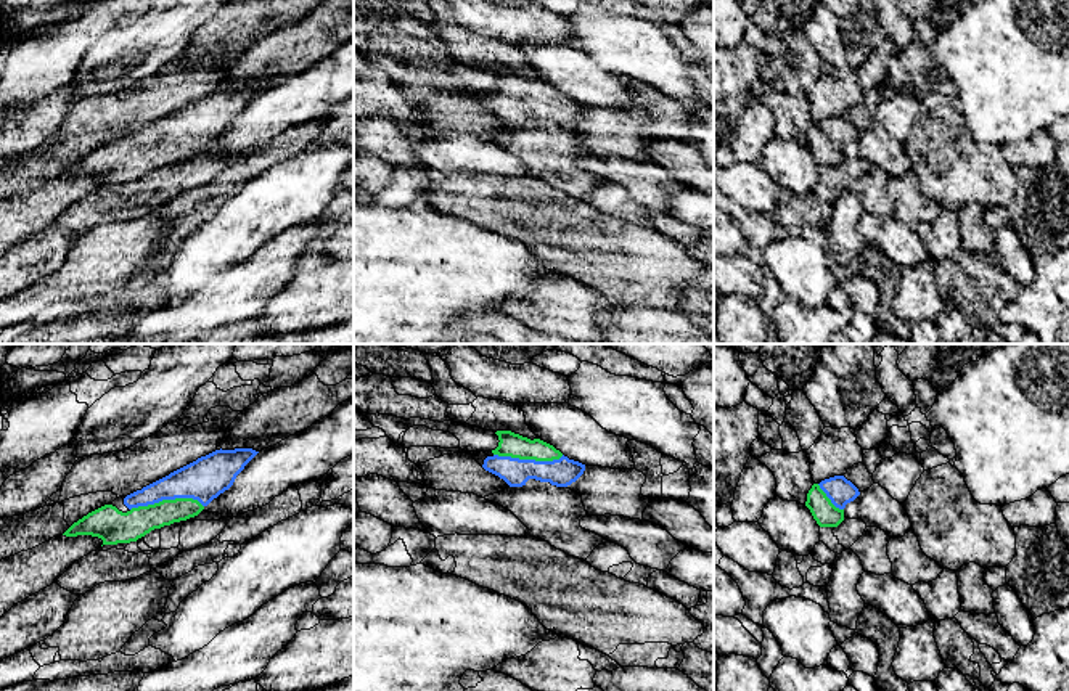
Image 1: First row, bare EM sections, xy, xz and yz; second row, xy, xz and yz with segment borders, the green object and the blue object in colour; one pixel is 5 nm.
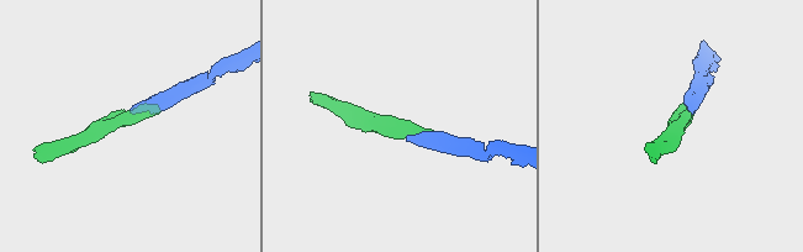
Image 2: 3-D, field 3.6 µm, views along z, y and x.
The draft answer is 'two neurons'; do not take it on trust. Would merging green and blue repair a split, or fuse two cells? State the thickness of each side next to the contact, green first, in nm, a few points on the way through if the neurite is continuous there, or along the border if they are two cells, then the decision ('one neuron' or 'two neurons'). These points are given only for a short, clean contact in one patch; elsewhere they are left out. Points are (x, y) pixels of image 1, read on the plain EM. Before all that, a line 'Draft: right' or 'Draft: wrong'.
Draft: wrong
160/220 nm | across xy (124, 167), (135, 164), (166, 140), (179, 137), (204, 119) | one neuron

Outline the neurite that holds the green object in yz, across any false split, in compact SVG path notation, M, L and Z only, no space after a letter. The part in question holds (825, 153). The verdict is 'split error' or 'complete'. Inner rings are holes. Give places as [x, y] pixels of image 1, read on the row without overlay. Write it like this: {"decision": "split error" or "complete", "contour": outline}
{"decision": "split error", "contour": "M834 116L813 124L805 146L820 167L838 167L844 161L844 148L860 135L844 116Z"}

